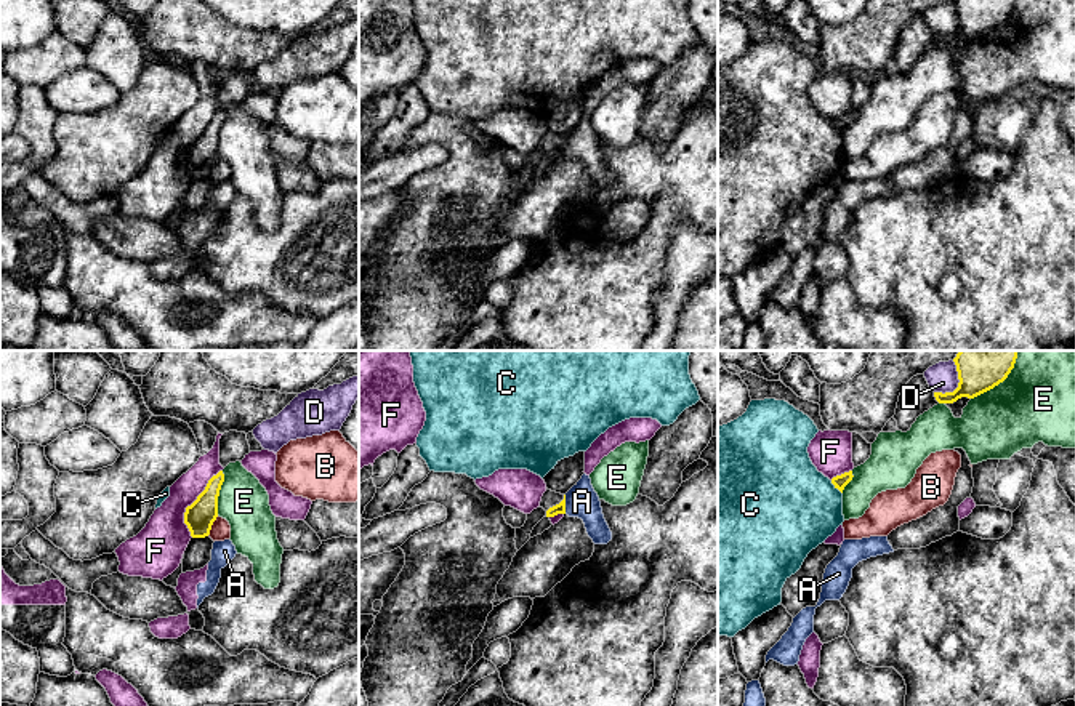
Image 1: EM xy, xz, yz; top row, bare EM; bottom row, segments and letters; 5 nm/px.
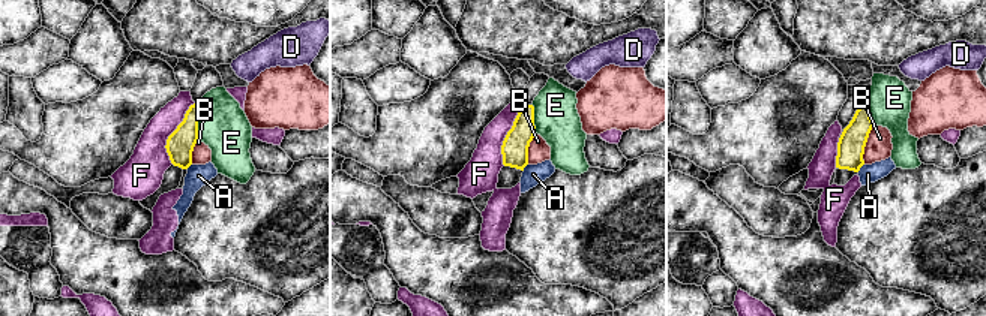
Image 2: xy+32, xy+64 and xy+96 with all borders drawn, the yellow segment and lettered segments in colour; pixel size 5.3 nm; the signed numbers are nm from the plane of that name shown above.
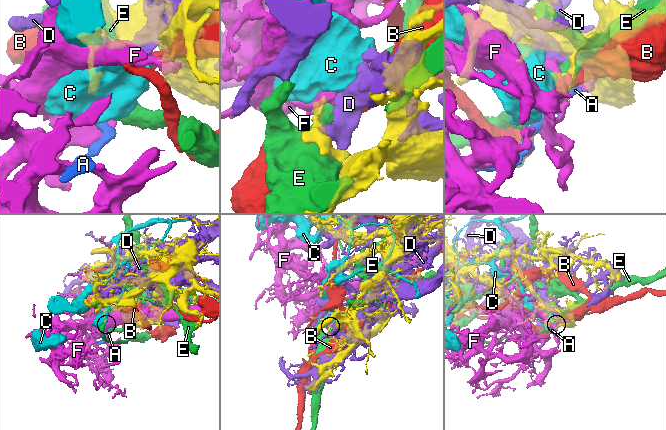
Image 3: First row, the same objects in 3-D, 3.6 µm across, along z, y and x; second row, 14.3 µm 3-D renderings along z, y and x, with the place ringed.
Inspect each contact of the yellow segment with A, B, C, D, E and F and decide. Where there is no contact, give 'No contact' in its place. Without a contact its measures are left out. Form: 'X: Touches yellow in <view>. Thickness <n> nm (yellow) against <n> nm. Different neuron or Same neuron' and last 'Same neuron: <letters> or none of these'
A: Touches yellow in xz. Thickness 50 nm (yellow) against 170 nm. Different neuron
B: Touches yellow in xy. Thickness 150 nm (yellow) against 100 nm. Different neuron
C: Touches yellow in yz. Thickness 70 nm (yellow) against 460 nm. Different neuron
D: Touches yellow in yz. Thickness 280 nm (yellow) against 150 nm. Different neuron
E: Touches yellow in yz. Thickness 280 nm (yellow) against 380 nm. Different neuron
F: Touches yellow in xy. Thickness 150 nm (yellow) against 240 nm. Different neuron
Same neuron: none of these

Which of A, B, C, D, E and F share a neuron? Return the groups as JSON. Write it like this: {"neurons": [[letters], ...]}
{"neurons": [["A", "F"], ["B"], ["C"], ["D"], ["E"]]}

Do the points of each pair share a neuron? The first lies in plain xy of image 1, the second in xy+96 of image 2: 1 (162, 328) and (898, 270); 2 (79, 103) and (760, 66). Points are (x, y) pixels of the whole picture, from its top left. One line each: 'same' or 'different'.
1: different
2: different

